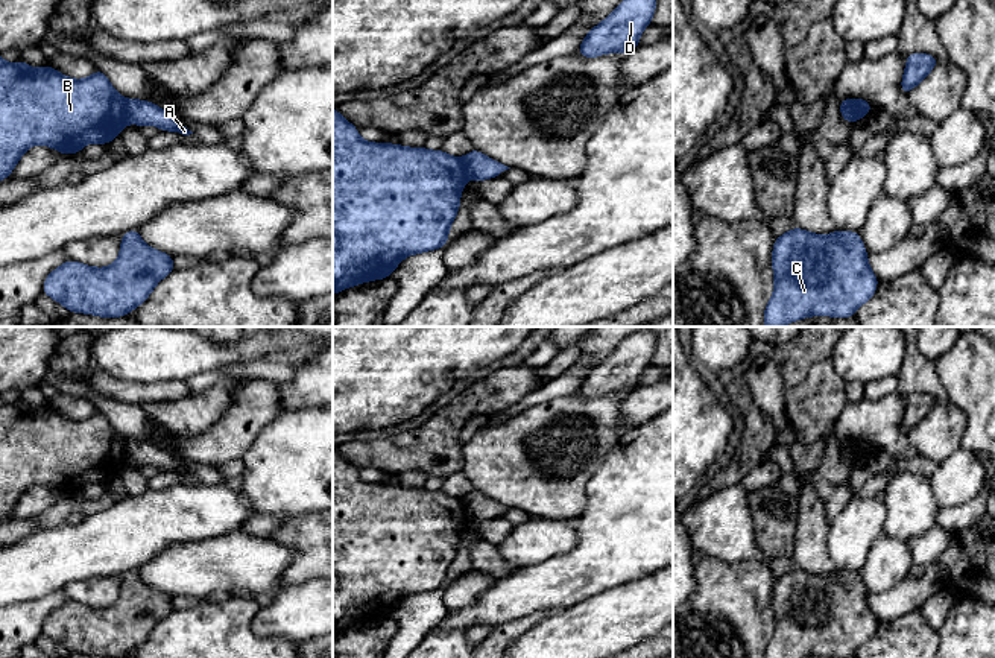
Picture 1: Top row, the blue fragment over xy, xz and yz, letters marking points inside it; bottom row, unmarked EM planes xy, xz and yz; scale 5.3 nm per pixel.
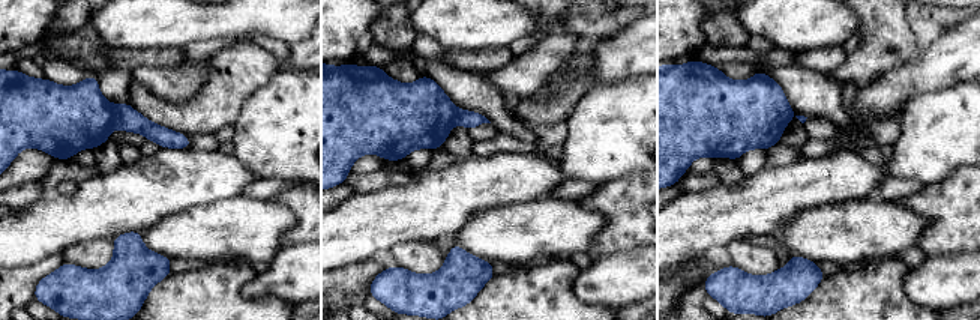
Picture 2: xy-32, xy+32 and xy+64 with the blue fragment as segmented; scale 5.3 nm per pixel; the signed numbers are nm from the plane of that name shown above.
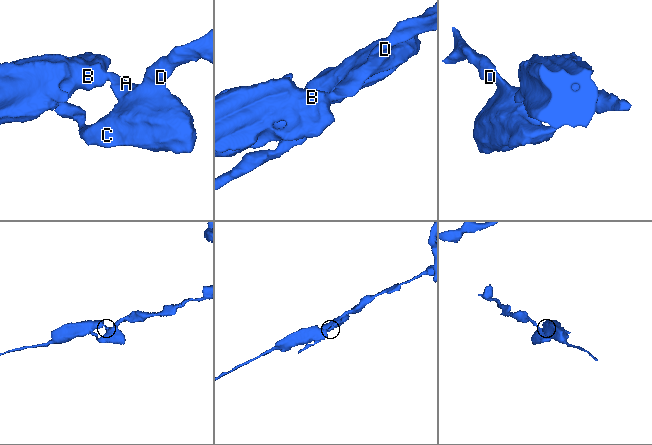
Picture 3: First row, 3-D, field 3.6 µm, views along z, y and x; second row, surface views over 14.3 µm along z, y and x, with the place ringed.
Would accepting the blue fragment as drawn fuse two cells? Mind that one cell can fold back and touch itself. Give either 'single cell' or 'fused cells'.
fused cells

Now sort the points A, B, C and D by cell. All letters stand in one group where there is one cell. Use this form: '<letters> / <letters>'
A C D / B

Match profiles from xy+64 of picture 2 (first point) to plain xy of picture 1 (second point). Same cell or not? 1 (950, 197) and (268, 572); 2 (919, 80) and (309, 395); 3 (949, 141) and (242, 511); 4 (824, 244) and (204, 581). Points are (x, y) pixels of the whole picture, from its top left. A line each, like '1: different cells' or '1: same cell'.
1: different cells
2: same cell
3: different cells
4: same cell

